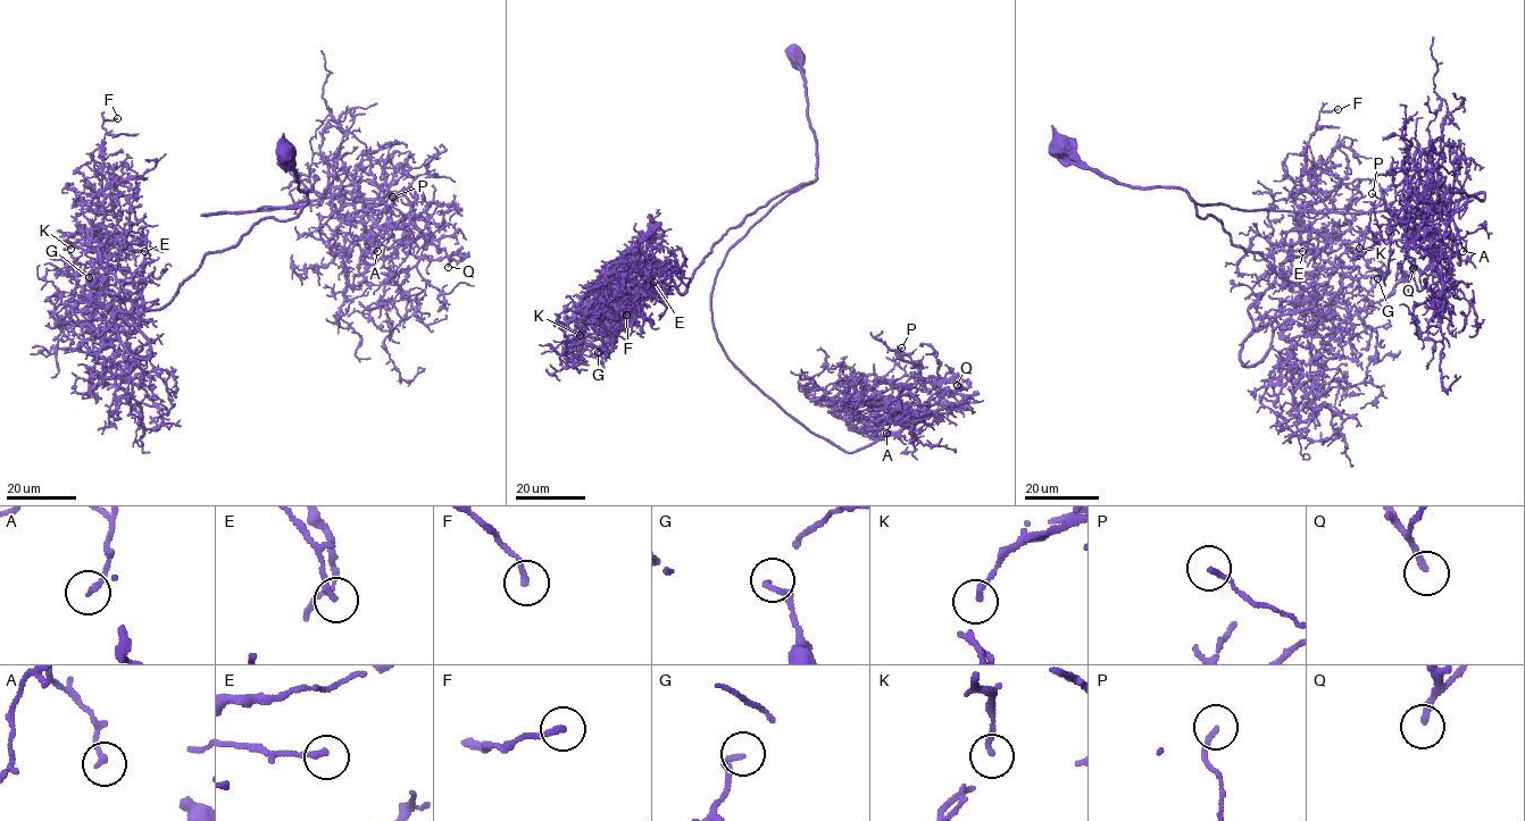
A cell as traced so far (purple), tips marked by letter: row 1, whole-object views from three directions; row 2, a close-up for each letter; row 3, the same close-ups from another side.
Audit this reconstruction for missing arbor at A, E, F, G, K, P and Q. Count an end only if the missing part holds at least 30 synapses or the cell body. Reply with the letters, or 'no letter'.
Q

